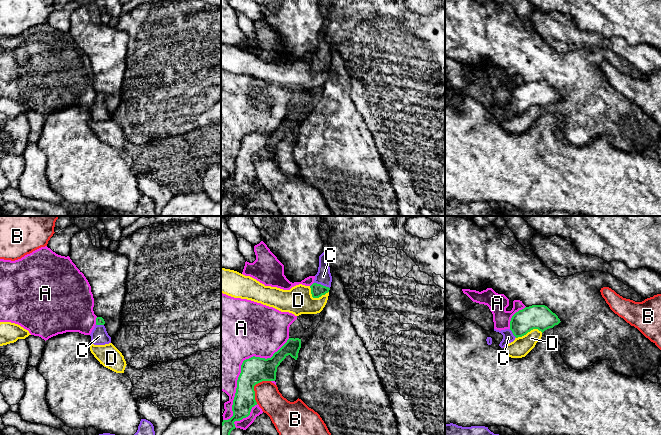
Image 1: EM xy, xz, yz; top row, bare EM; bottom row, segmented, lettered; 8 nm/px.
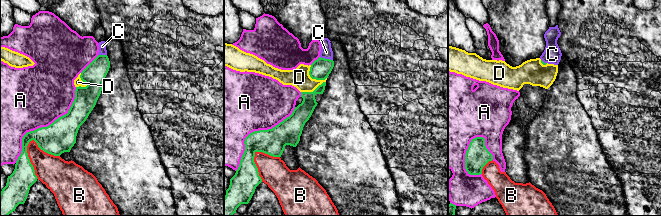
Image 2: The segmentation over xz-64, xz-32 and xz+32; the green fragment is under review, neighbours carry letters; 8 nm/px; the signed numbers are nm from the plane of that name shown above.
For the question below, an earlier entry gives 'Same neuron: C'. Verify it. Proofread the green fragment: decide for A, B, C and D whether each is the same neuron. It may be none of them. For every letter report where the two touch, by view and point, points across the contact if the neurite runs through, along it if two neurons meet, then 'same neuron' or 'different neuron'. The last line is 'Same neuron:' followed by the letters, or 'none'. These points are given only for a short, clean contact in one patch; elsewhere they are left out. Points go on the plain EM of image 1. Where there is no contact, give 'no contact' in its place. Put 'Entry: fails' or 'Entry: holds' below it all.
A: contact xz (241, 146); different neuron
B: contact xz (253, 163); different neuron
C: contact xz (322, 61); way xz (317, 66), (322, 61), (323, 52); same neuron
D: contact xz (315, 73); different neuron
Same neuron: C
Entry: holds

